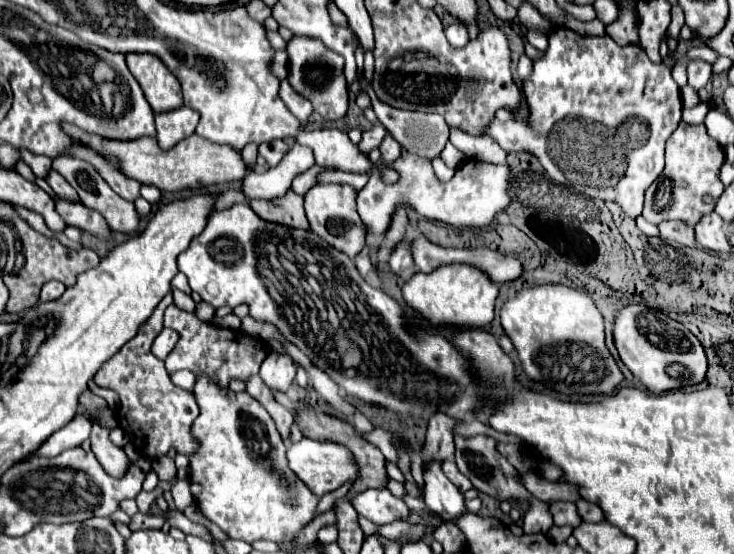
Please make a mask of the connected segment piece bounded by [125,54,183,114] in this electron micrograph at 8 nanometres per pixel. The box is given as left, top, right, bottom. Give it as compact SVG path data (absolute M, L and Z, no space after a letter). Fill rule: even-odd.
M127 54L127 66L141 84L153 112L169 112L183 106L179 80L153 54Z

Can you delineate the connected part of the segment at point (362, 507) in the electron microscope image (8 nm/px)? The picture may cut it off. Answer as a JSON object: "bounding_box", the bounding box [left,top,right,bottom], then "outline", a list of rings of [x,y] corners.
{"bounding_box":[353,490,411,524],"outline":[[[365,490],[363,494],[353,498],[353,508],[357,514],[365,516],[375,524],[391,524],[395,520],[403,520],[411,514],[407,504],[395,498],[389,490]]]}

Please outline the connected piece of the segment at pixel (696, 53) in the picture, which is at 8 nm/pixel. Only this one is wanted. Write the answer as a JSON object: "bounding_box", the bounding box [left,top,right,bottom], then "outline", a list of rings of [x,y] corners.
{"bounding_box":[686,47,718,63],"outline":[[[708,47],[692,48],[686,54],[686,59],[689,60],[705,60],[706,62],[713,63],[717,59],[718,55],[712,49]]]}

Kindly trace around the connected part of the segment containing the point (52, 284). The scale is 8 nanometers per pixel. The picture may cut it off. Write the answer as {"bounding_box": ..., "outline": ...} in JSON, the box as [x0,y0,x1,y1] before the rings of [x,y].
{"bounding_box":[41,280,65,302],"outline":[[[49,280],[43,290],[41,290],[41,300],[49,302],[49,300],[57,300],[61,294],[65,292],[65,284],[57,282],[57,280]]]}

